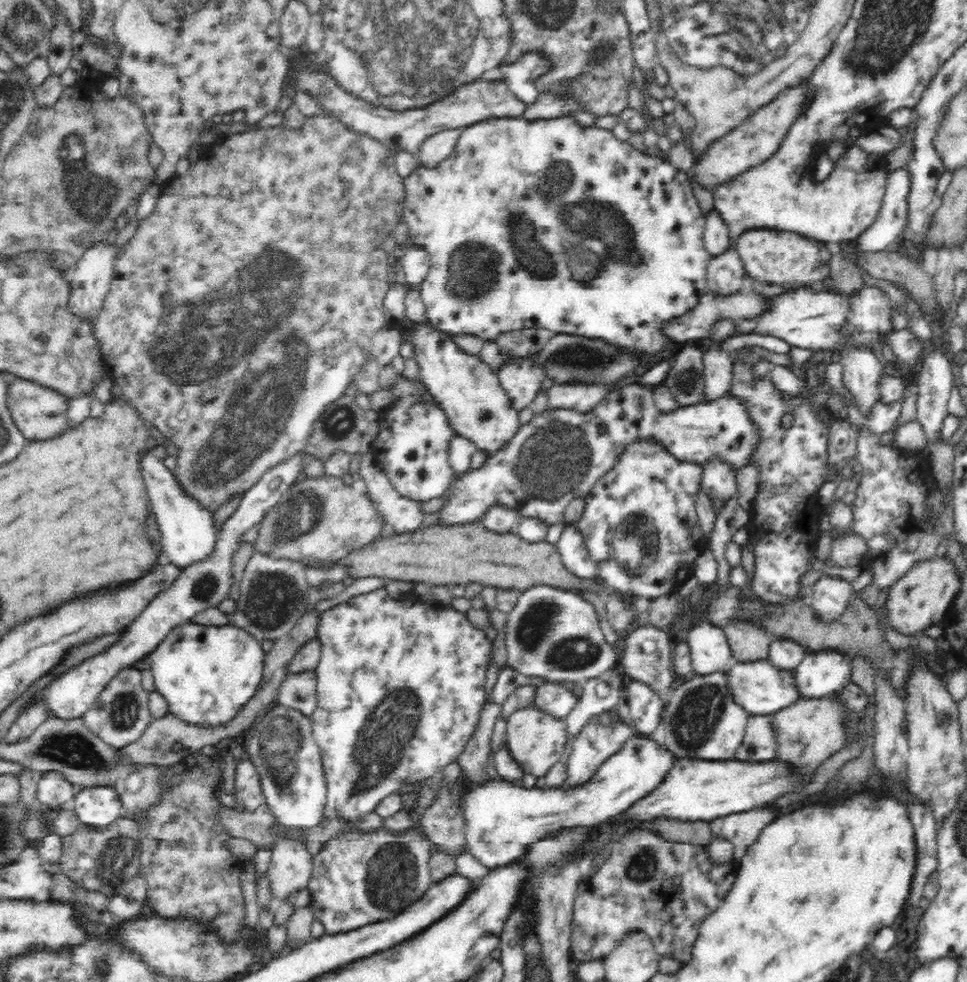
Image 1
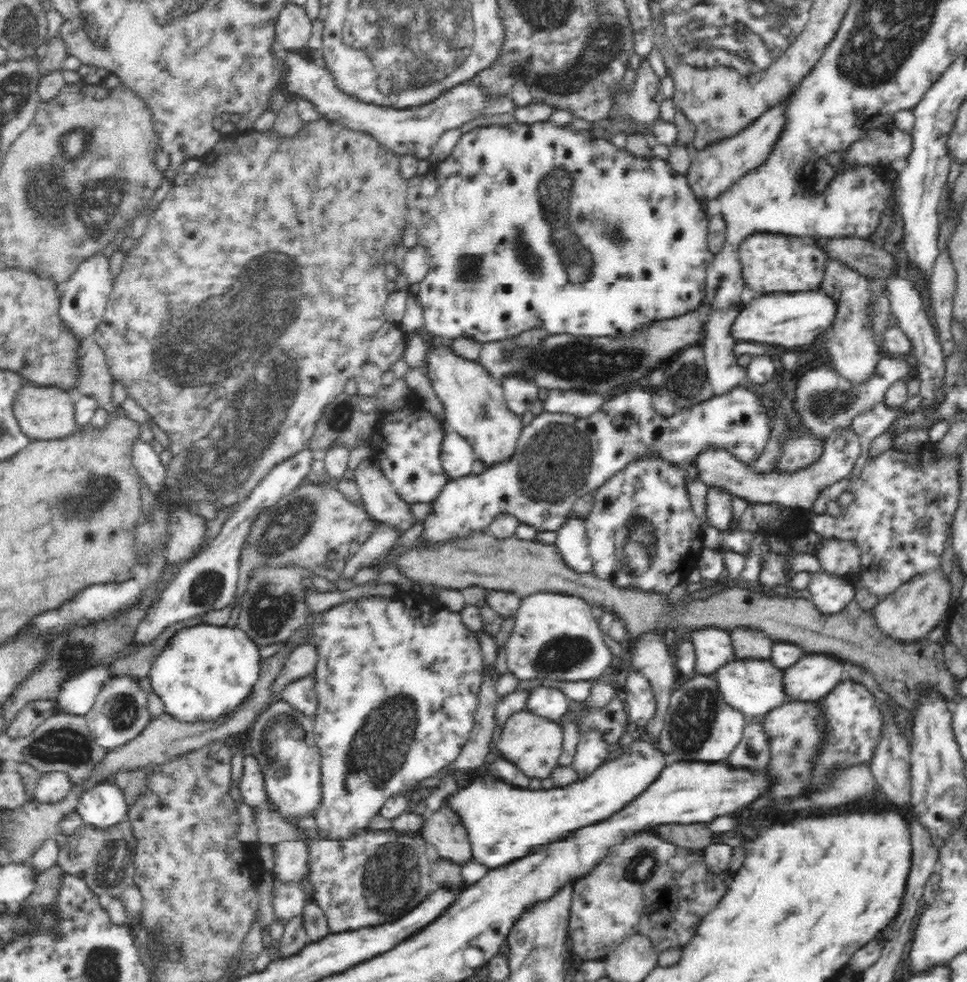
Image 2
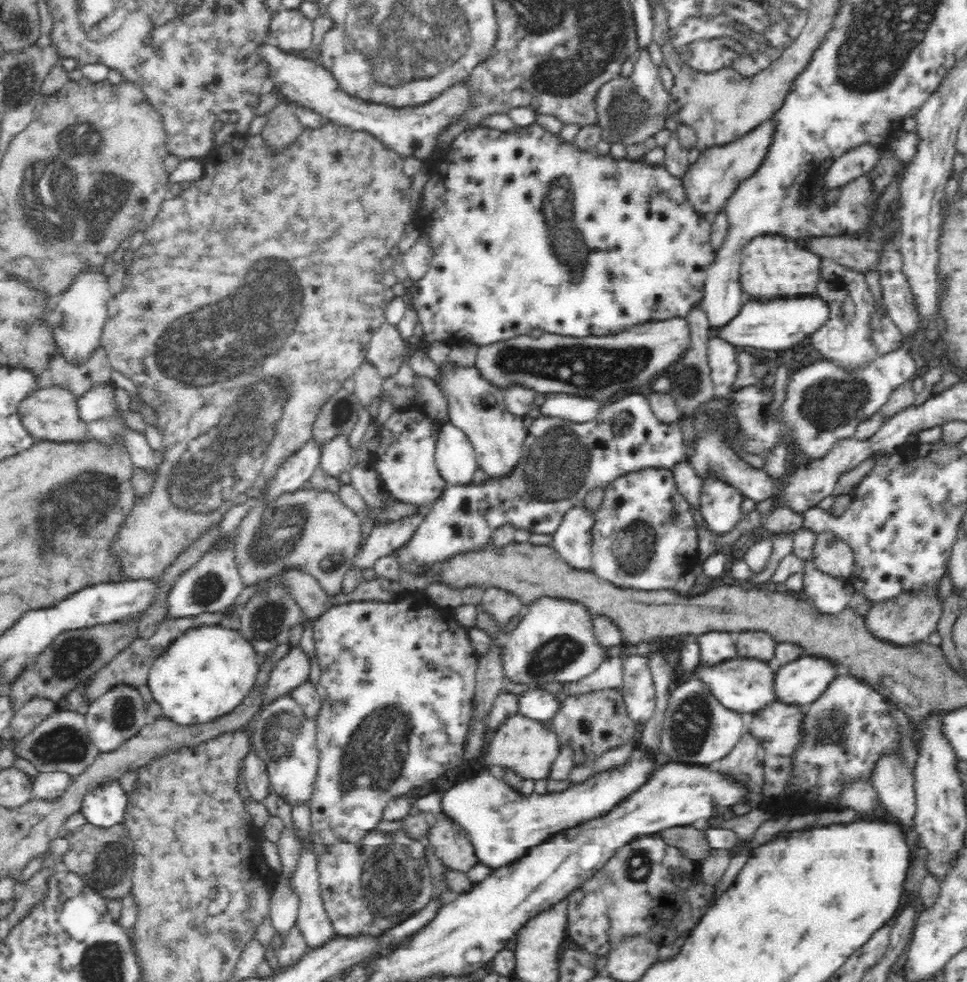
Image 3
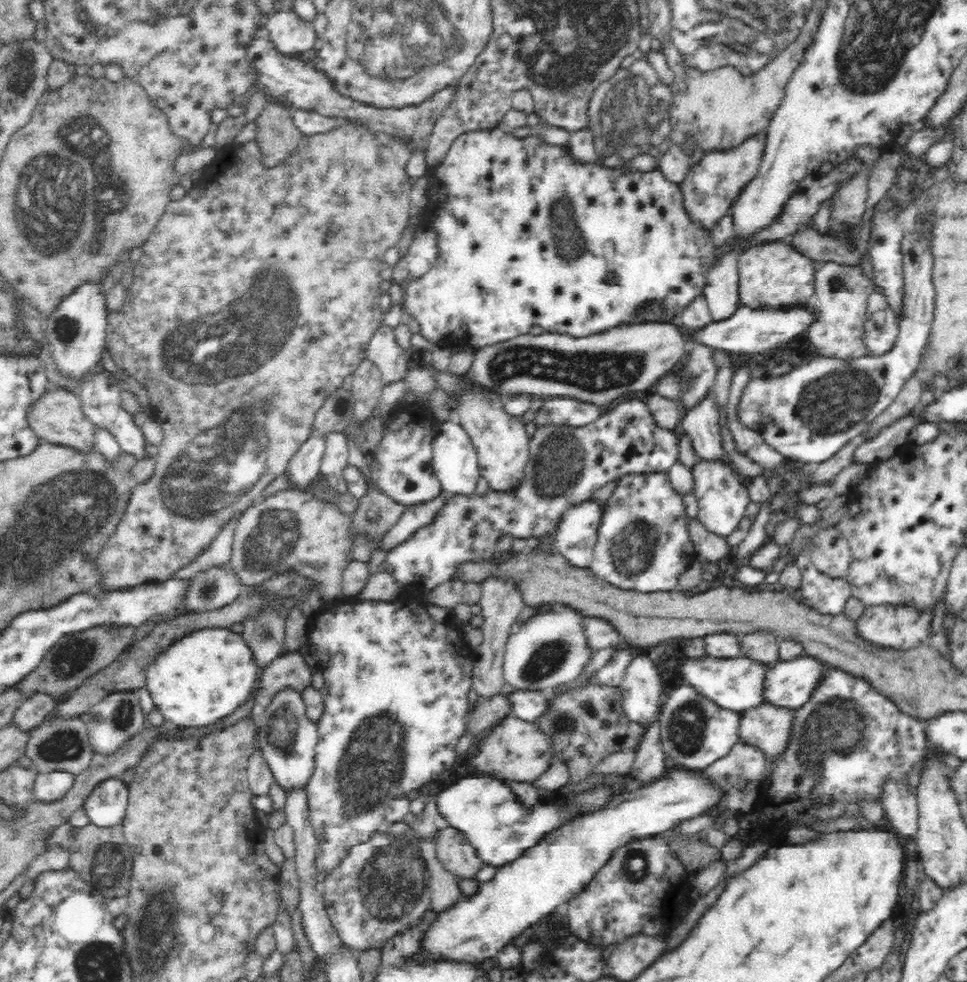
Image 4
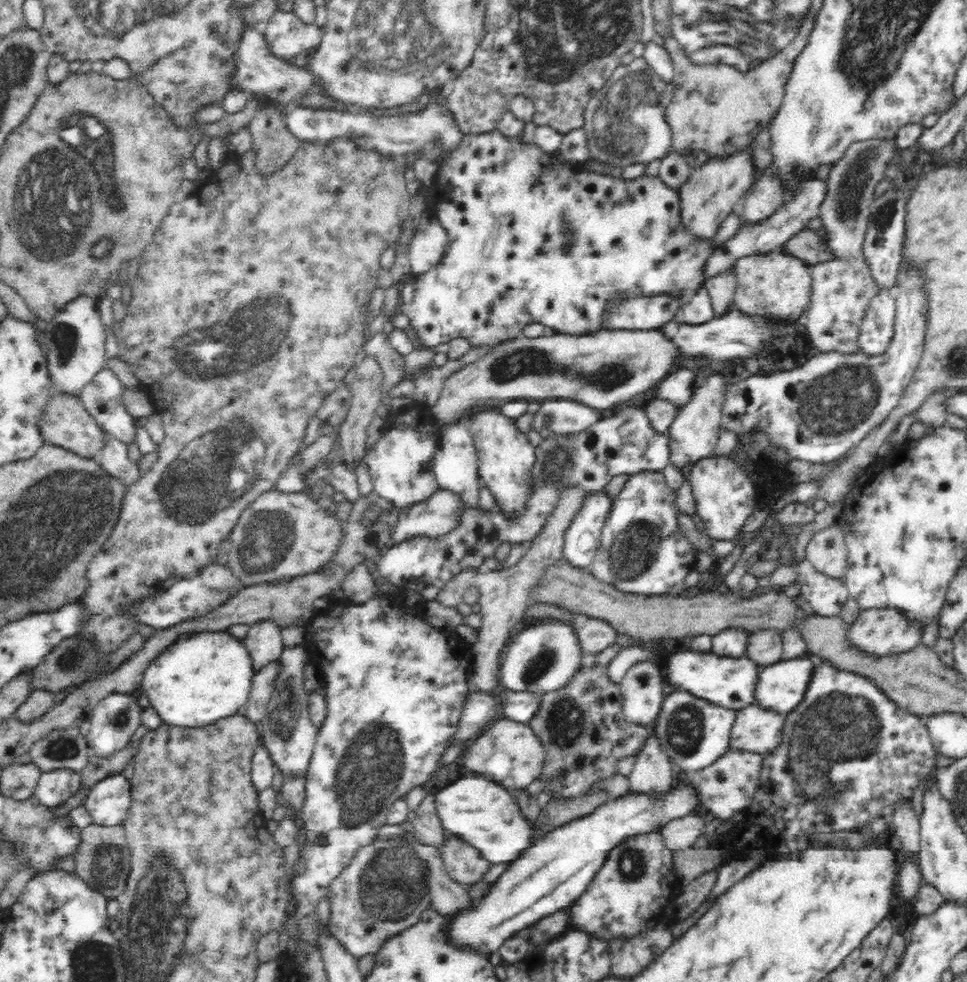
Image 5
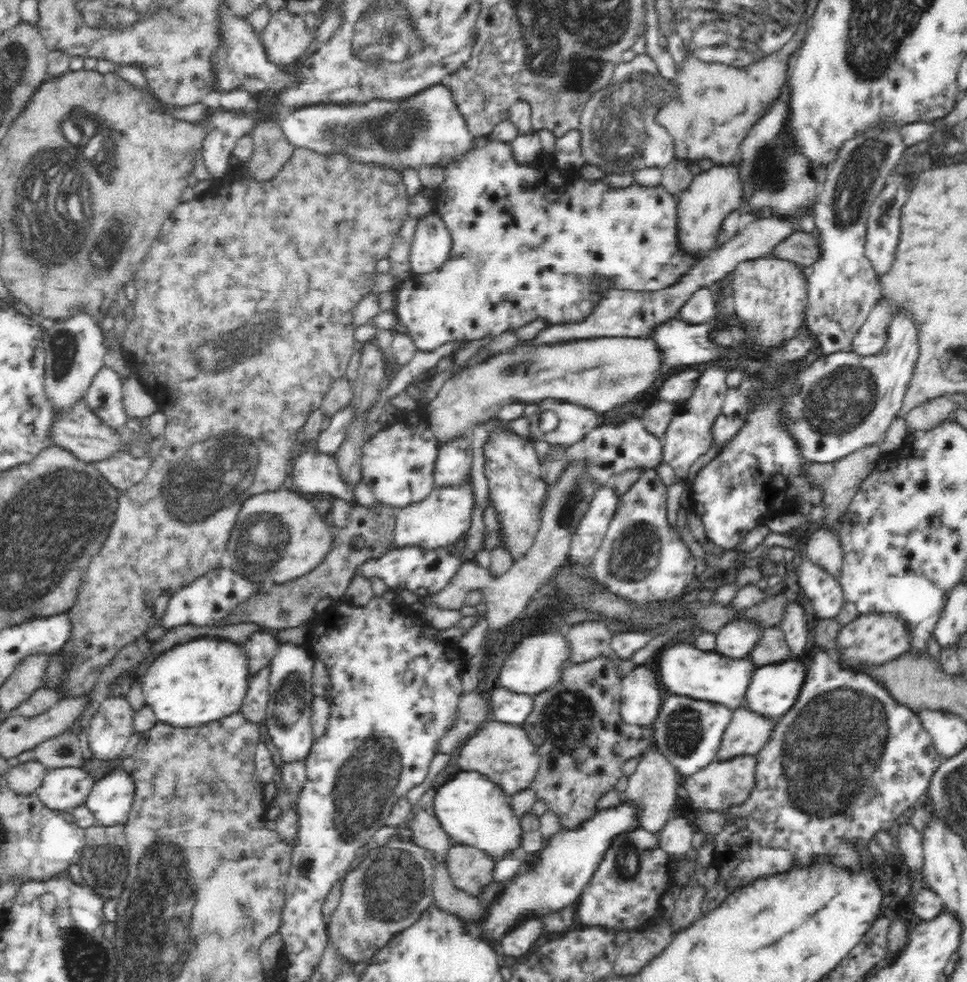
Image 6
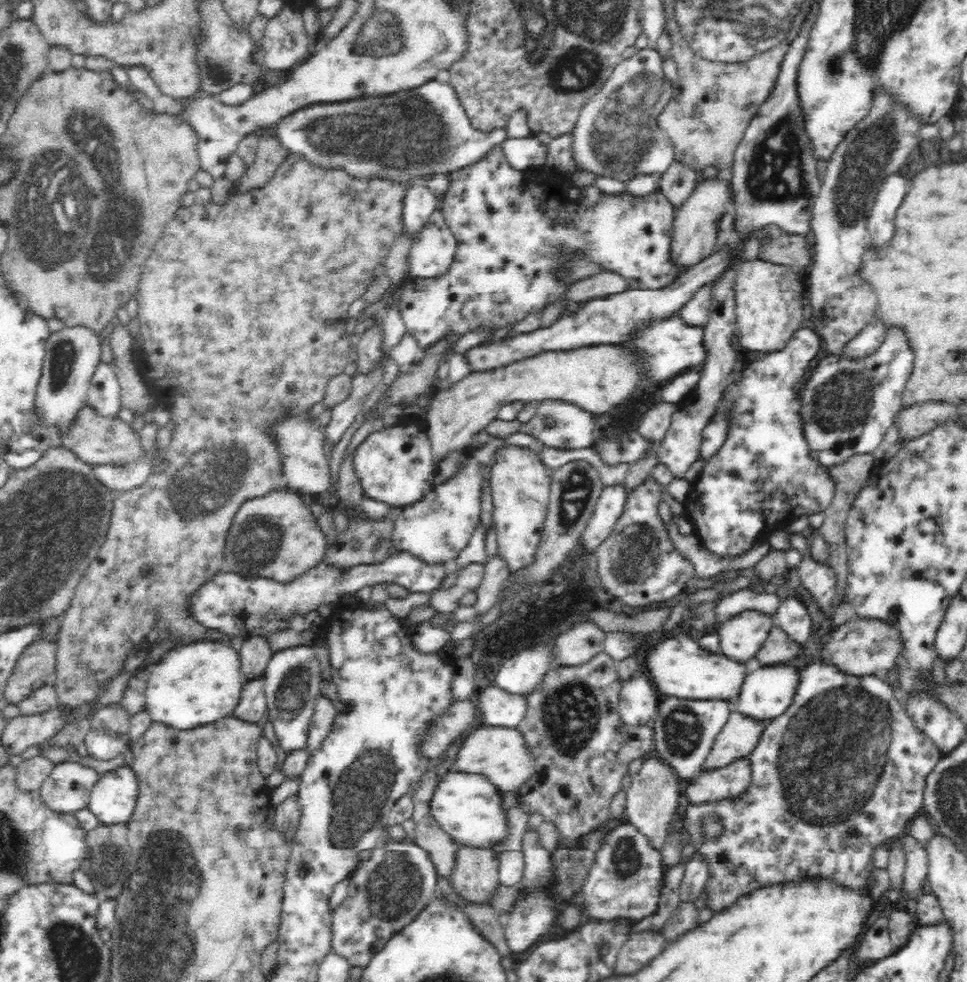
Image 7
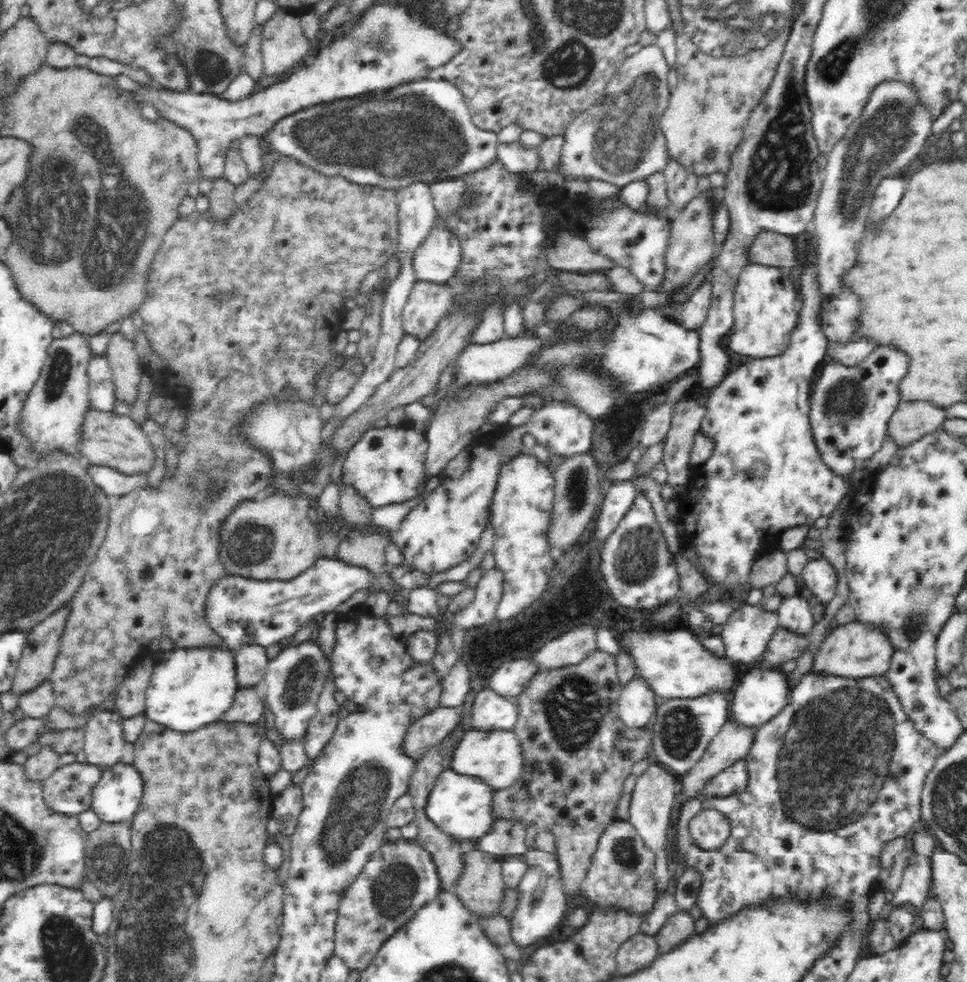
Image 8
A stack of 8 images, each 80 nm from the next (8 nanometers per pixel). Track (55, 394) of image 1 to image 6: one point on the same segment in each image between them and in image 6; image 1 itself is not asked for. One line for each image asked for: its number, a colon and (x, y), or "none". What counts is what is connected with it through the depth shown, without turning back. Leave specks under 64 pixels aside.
2: (48, 413)
3: (51, 414)
4: (58, 418)
5: (66, 423)
6: (80, 431)

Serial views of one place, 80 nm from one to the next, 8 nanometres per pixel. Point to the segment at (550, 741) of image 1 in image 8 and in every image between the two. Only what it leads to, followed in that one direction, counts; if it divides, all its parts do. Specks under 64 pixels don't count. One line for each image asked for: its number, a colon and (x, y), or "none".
2: (532, 744)
3: (527, 748)
4: (515, 750)
5: (506, 752)
6: (505, 755)
7: (499, 754)
8: (495, 757)

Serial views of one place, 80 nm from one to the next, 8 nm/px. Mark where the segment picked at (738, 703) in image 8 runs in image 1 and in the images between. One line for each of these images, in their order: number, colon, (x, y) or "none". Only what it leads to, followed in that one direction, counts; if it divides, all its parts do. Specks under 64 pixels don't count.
1: (821, 674)
2: (813, 675)
3: (799, 682)
4: (788, 684)
5: (780, 686)
6: (772, 689)
7: (766, 693)

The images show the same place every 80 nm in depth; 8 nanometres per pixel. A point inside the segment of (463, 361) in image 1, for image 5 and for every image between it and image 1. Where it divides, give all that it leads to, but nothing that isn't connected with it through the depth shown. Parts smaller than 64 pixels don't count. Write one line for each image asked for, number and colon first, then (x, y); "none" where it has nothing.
2: (474, 403)
3: (476, 407)
4: (503, 447)
5: (506, 457)

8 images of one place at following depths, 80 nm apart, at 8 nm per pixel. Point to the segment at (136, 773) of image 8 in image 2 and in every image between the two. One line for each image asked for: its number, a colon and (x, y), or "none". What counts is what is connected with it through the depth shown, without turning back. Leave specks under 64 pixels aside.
2: (104, 805)
3: (106, 805)
4: (107, 804)
5: (109, 801)
6: (111, 799)
7: (113, 799)

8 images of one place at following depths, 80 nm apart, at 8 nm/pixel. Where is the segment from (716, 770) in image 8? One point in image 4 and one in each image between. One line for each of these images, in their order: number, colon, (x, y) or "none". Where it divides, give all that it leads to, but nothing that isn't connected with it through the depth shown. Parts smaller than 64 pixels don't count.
4: (765, 727)
5: (754, 729)
6: (746, 732)
7: (739, 735)

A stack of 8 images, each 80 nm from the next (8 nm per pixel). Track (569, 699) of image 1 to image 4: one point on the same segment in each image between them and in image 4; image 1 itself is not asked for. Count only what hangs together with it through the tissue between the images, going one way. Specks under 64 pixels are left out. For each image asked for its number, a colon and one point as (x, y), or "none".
2: (545, 701)
3: (536, 704)
4: (528, 705)

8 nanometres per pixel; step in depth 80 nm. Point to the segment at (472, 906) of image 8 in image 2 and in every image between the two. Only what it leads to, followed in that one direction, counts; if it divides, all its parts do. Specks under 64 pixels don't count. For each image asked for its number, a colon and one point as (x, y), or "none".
2: (444, 829)
3: (451, 845)
4: (459, 858)
5: (464, 863)
6: (471, 870)
7: (476, 878)

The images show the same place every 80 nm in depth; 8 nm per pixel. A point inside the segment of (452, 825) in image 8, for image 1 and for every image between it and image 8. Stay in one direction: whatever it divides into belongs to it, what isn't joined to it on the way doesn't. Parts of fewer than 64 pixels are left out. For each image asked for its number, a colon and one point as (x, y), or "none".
1: (502, 819)
2: (503, 823)
3: (502, 824)
4: (485, 810)
5: (476, 810)
6: (473, 811)
7: (467, 807)

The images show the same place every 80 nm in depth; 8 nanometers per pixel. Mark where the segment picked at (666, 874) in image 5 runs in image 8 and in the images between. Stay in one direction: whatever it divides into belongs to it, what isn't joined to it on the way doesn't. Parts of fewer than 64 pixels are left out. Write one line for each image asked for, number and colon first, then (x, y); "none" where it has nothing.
6: (625, 890)
7: (625, 879)
8: (621, 871)

